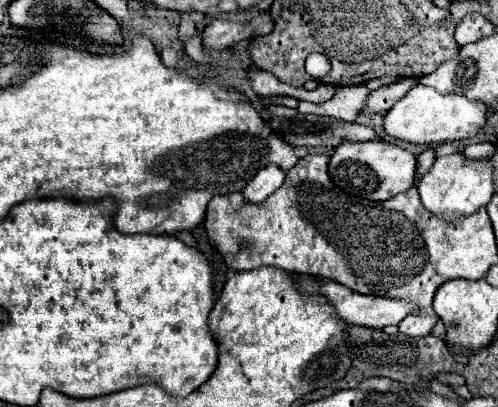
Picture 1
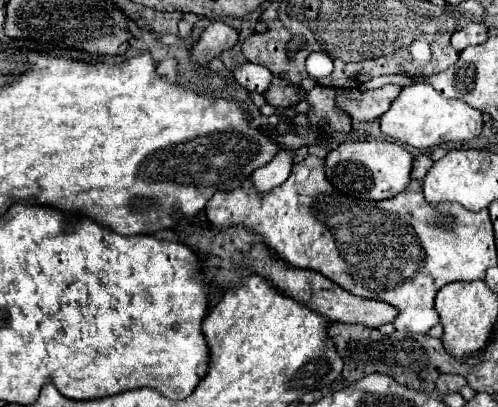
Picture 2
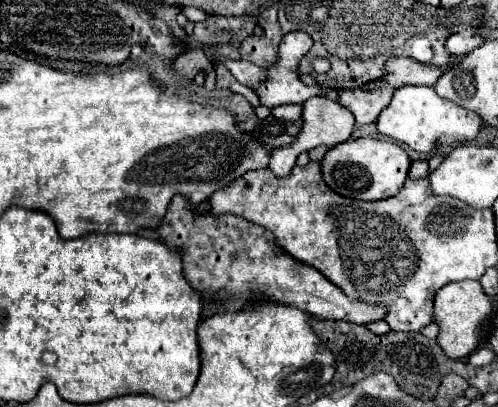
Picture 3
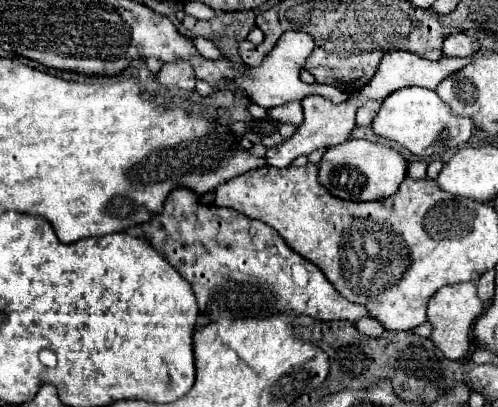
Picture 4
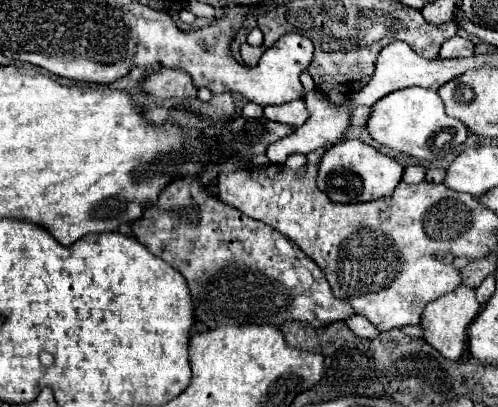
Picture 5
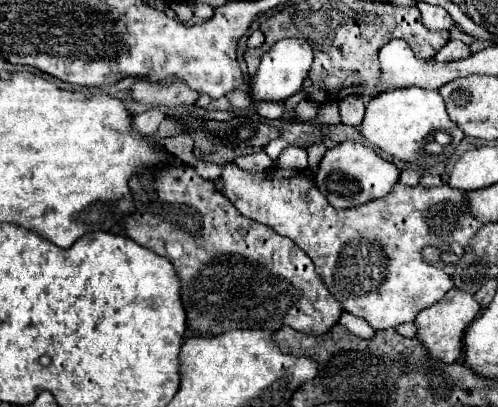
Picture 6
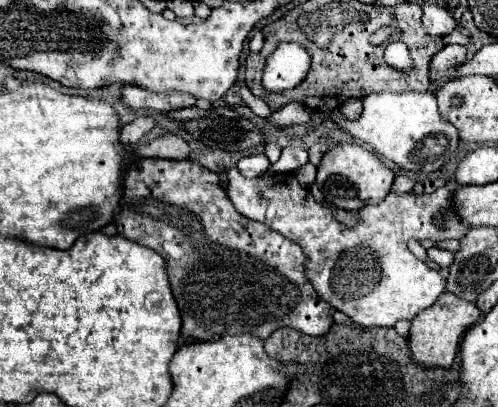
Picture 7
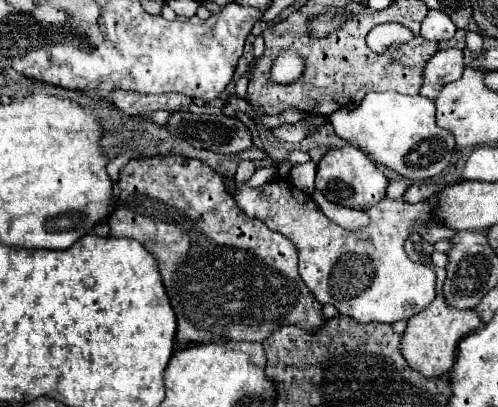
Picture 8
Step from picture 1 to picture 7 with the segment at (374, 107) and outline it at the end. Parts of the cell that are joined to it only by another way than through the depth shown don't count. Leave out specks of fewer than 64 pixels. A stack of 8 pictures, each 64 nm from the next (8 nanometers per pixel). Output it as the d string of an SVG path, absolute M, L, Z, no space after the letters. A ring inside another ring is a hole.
M358 98L346 100L346 102L340 106L340 112L342 112L344 116L348 116L348 118L360 116L360 112L362 112L362 100L358 100Z

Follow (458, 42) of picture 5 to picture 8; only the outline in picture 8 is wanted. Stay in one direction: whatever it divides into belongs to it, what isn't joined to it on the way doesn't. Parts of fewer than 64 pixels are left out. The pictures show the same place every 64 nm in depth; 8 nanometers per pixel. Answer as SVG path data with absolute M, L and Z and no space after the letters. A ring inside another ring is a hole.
M446 48L446 50L438 50L428 64L424 66L424 84L420 88L420 96L428 98L428 100L436 100L438 92L450 84L462 78L464 72L464 54L462 50L456 48Z

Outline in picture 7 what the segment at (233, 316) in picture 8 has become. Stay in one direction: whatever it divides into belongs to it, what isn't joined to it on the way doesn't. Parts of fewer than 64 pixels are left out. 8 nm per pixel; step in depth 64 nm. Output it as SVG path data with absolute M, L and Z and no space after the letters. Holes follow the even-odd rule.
M142 158L132 162L122 178L122 208L114 222L118 234L156 250L166 260L170 288L182 316L182 336L200 342L218 336L252 334L268 338L278 328L296 328L308 336L322 336L332 326L332 308L320 300L304 276L304 254L286 236L262 222L248 220L230 202L216 172L194 160Z

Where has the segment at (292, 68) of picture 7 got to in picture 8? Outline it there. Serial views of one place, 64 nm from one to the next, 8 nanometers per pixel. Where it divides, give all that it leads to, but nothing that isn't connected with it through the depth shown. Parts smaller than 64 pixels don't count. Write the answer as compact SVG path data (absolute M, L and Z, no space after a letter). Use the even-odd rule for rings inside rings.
M282 51L271 69L271 79L278 84L292 83L300 78L304 62L290 51Z

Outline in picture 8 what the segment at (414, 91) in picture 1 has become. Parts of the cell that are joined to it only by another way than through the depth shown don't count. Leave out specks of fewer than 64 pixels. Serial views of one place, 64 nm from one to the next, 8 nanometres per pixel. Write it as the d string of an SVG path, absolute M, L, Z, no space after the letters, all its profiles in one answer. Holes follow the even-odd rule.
M368 92L354 108L340 108L328 118L334 132L348 144L360 148L378 166L386 166L410 180L426 180L440 174L452 158L452 134L434 120L434 102L424 96L404 96L398 92Z

